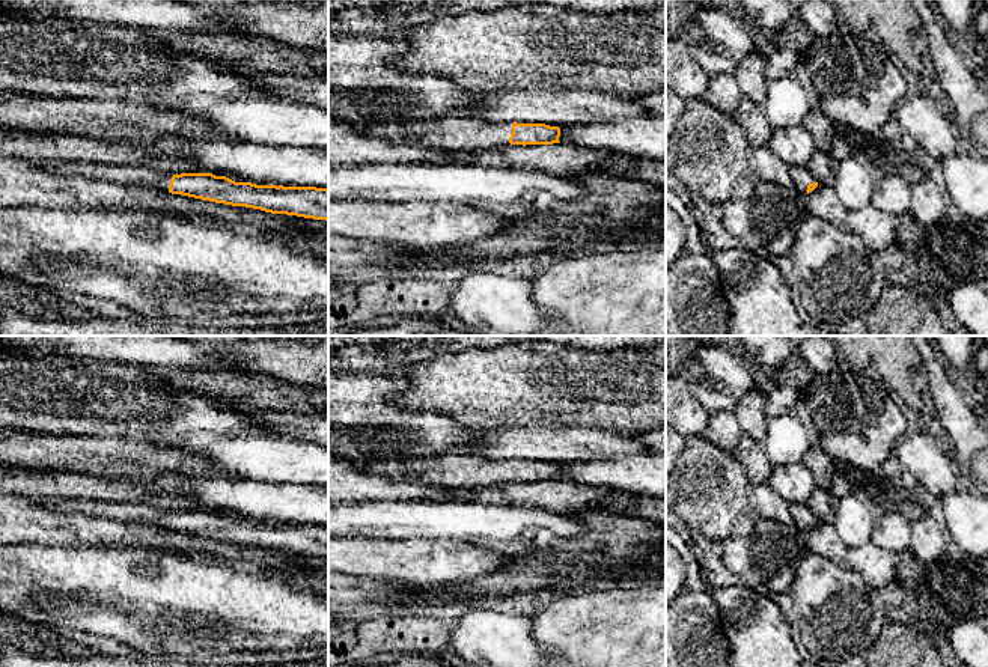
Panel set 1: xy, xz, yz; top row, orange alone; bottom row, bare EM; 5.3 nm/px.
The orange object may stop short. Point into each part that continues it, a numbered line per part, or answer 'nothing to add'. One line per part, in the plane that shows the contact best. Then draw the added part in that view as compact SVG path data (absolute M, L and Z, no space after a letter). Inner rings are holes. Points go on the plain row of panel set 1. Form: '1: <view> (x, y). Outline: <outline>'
1: xz (451, 470). Outline: M470 455L432 458L370 458L361 468L387 479L414 479L452 488L479 488L511 482L512 461L488 461Z

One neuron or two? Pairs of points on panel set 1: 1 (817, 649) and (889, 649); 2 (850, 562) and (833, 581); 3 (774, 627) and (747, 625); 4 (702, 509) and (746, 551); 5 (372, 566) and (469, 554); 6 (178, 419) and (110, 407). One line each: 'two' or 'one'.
1: two
2: two
3: one
4: two
5: one
6: one

